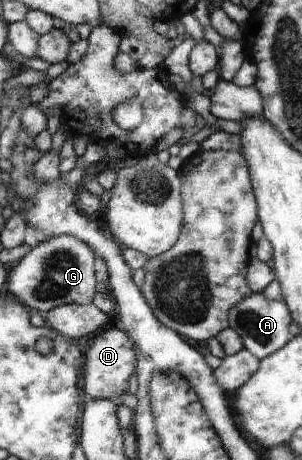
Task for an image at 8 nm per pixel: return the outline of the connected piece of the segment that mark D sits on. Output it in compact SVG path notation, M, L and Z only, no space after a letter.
M117 325L105 332L100 332L96 337L86 343L86 355L88 362L85 363L85 376L82 380L82 387L85 389L87 398L91 399L109 399L113 400L128 390L129 378L137 373L139 368L139 348L132 336L129 336L127 330Z

